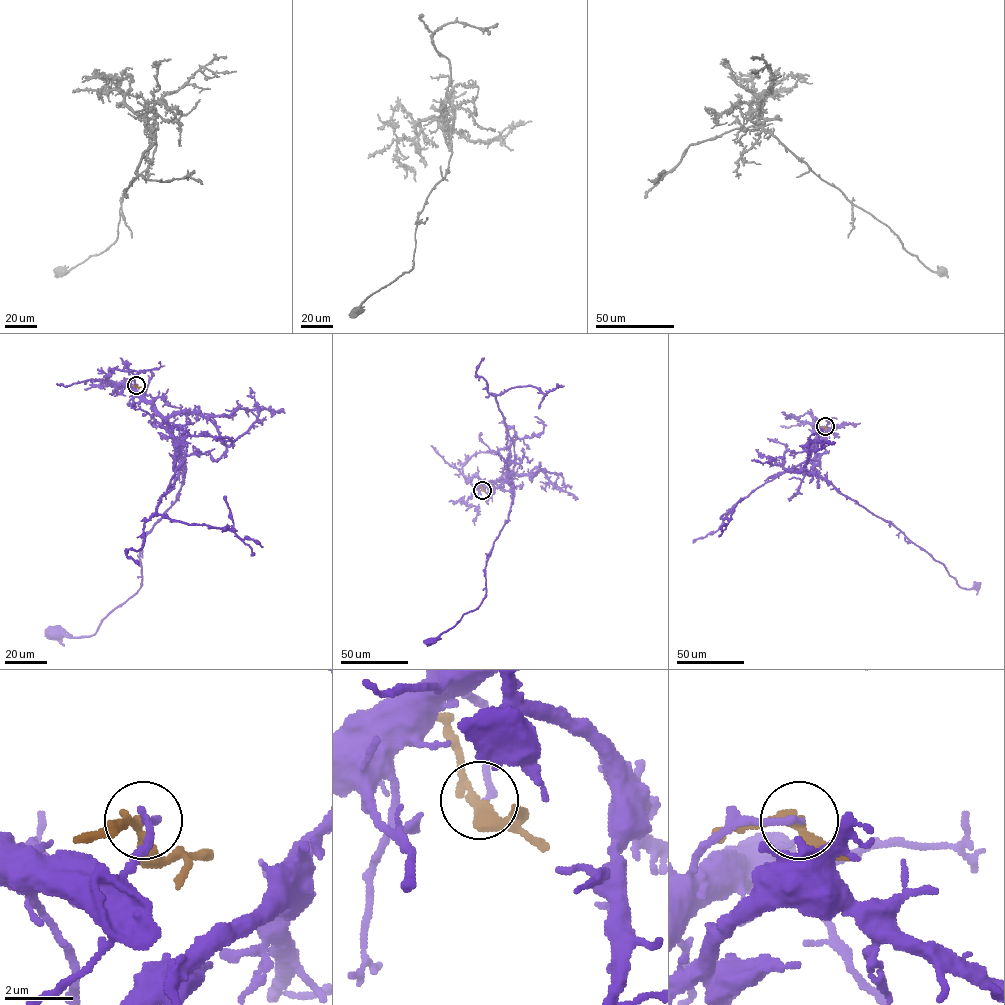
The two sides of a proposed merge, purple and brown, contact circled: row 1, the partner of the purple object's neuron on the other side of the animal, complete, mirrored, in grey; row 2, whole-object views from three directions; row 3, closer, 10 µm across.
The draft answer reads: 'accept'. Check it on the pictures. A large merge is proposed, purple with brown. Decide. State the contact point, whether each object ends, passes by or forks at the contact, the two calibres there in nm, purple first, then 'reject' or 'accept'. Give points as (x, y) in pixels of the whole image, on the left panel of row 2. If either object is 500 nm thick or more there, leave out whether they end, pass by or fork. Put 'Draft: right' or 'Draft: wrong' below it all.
place (136, 385); purple ends; brown passes by; calibres 200 and 300 nm; reject
Draft: wrong

